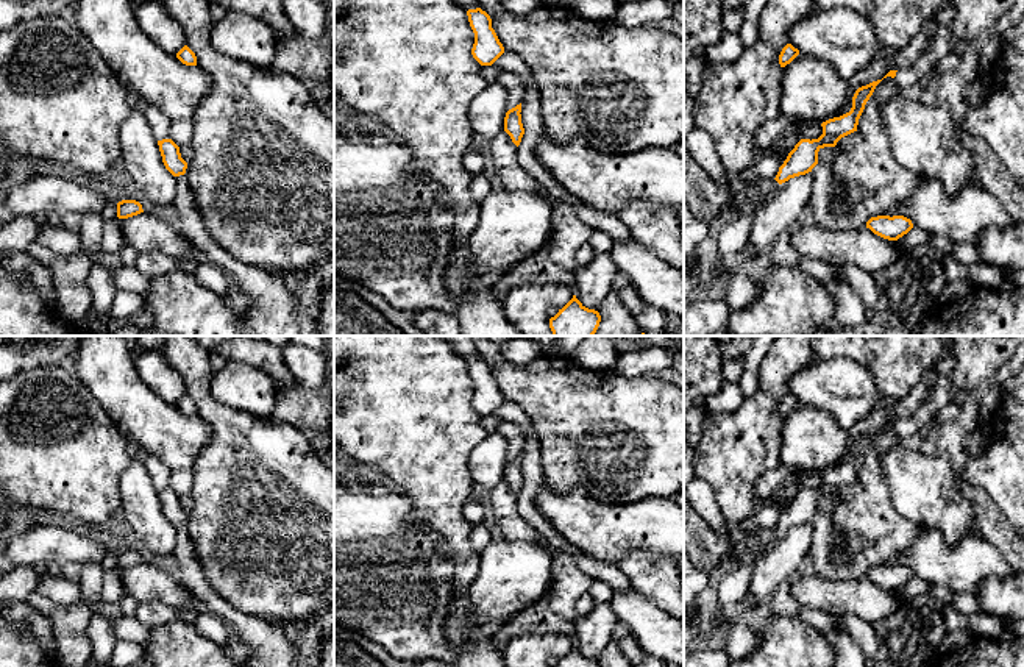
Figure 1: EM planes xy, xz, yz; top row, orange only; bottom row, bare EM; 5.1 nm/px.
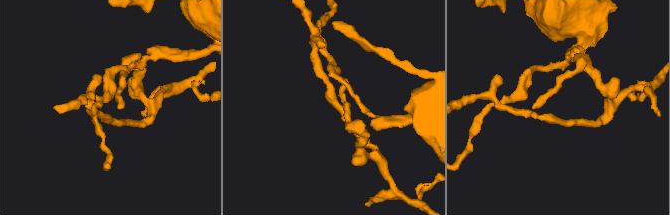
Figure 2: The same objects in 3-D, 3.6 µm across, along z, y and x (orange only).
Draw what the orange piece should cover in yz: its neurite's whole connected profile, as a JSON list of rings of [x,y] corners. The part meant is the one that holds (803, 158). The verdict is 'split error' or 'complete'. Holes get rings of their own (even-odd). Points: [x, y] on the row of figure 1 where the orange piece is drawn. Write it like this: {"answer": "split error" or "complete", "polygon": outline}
{"answer": "complete", "polygon": [[[877,80],[859,87],[852,97],[851,111],[823,122],[823,134],[818,139],[801,139],[779,167],[774,180],[782,184],[790,178],[812,172],[812,169],[818,164],[818,152],[821,148],[835,147],[841,137],[857,131],[859,119],[865,105],[880,81],[882,80]]]}

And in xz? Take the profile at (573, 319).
{"answer": "complete", "polygon": [[[576,295],[549,319],[553,336],[593,336],[599,326],[601,316],[585,308]]]}

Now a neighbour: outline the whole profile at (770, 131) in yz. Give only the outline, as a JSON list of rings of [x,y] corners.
[[[784,114],[774,120],[768,120],[756,131],[756,152],[759,156],[788,133],[798,133],[801,139],[812,141],[823,134],[823,127]]]

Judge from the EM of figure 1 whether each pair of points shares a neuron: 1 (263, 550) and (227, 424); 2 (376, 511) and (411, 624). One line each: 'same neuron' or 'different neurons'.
1: same neuron
2: same neuron

